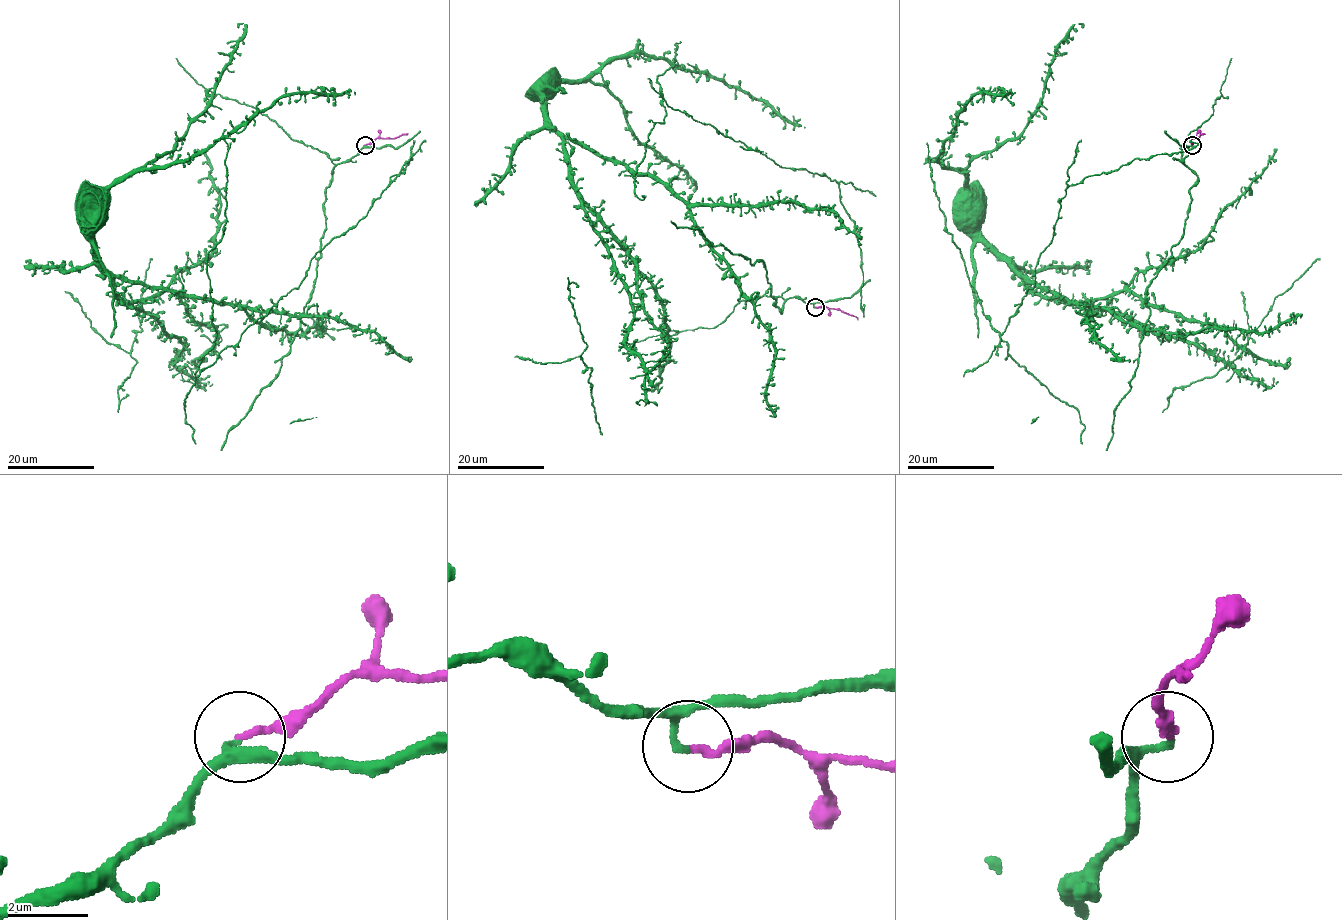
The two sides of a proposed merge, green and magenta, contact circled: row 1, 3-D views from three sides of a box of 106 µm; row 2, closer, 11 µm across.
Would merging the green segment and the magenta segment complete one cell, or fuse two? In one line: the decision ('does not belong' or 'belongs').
belongs

